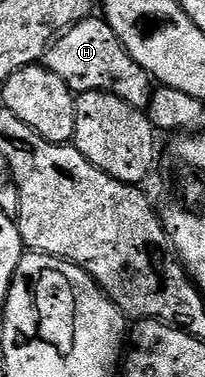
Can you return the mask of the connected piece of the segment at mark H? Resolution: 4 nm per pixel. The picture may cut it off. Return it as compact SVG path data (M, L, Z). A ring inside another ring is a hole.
M91 16L58 35L50 49L44 55L44 65L60 80L64 80L74 91L75 95L87 94L93 90L104 90L129 106L139 108L149 107L152 93L150 74L120 44L116 32L107 24L105 17Z

